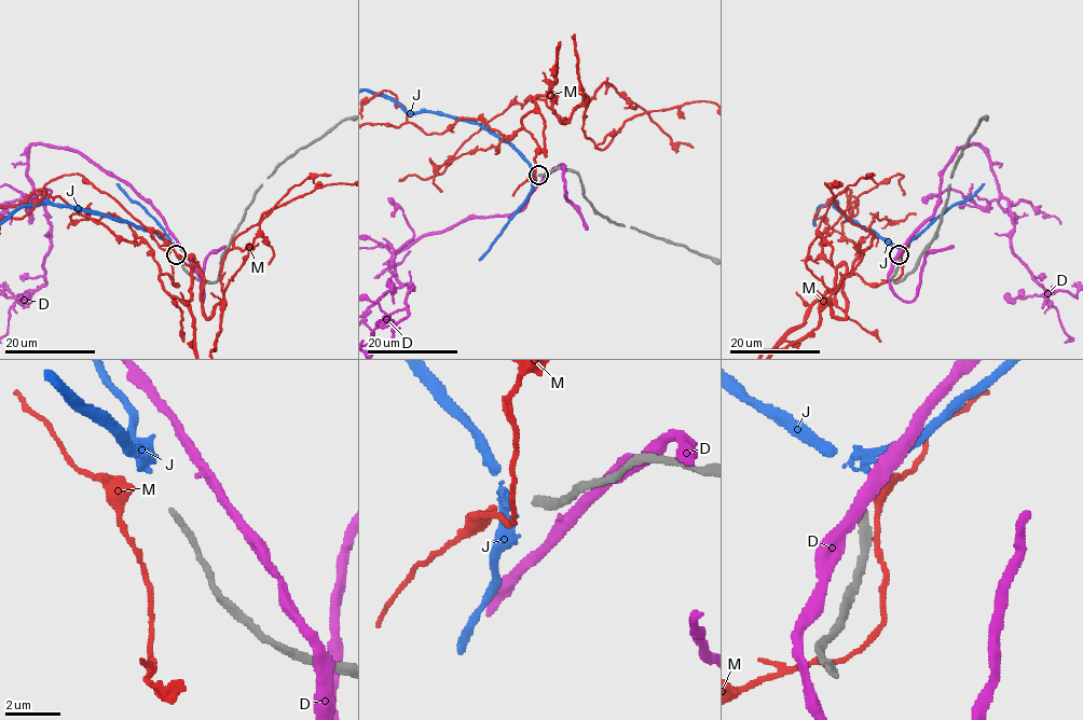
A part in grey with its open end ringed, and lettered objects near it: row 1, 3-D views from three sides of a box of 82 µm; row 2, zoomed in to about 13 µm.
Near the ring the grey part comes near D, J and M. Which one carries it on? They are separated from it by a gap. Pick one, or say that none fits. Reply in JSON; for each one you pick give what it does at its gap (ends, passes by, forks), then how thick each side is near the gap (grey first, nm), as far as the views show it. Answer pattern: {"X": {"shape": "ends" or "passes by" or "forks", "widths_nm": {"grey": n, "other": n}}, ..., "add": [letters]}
{"J": {"shape": "passes by", "widths_nm": {"grey": 260, "other": 240}}, "add": ["J"]}

